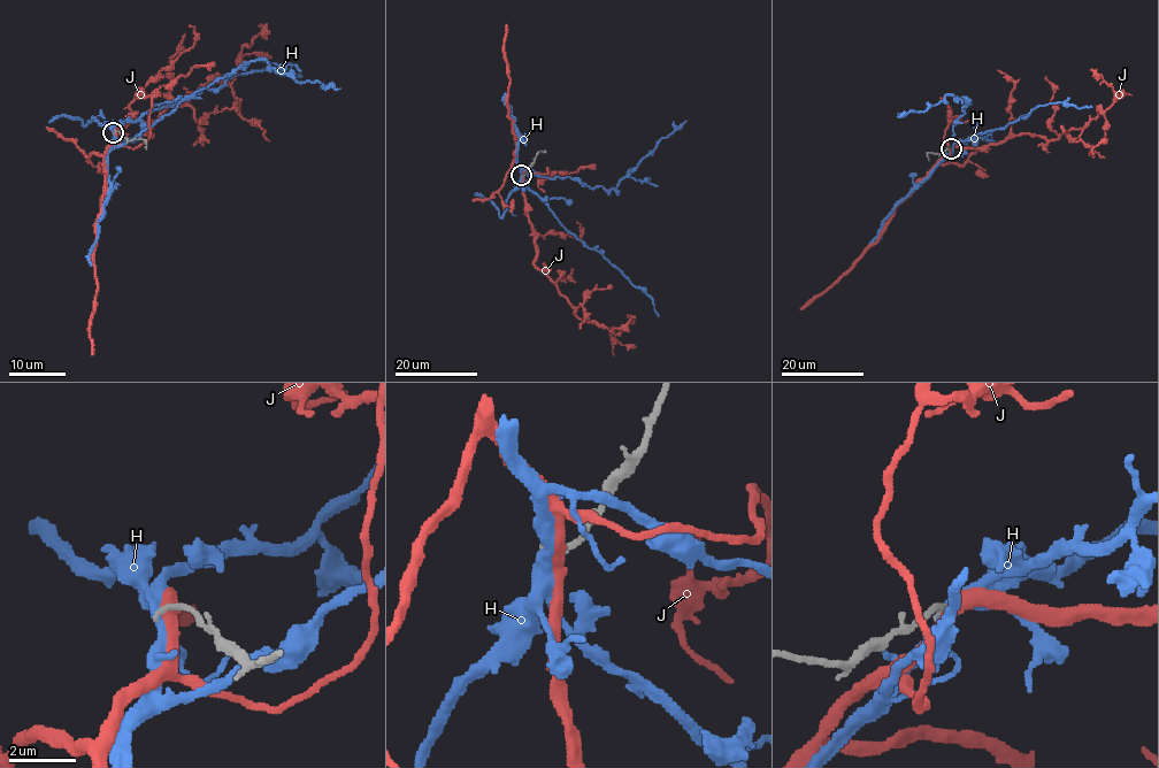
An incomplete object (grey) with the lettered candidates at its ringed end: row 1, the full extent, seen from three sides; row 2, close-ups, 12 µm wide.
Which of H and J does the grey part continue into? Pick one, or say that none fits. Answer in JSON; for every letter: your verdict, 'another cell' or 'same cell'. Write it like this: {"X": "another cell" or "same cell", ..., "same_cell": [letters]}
{"H": "another cell", "J": "another cell", "same_cell": []}

